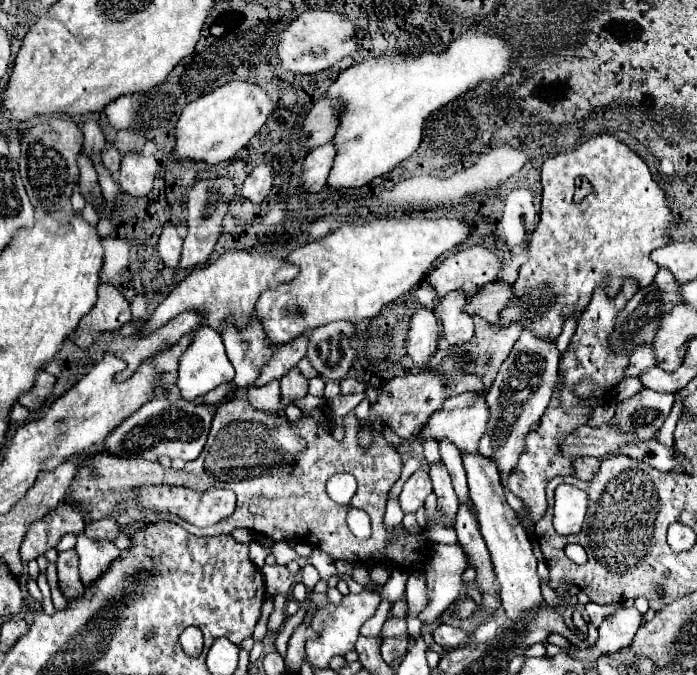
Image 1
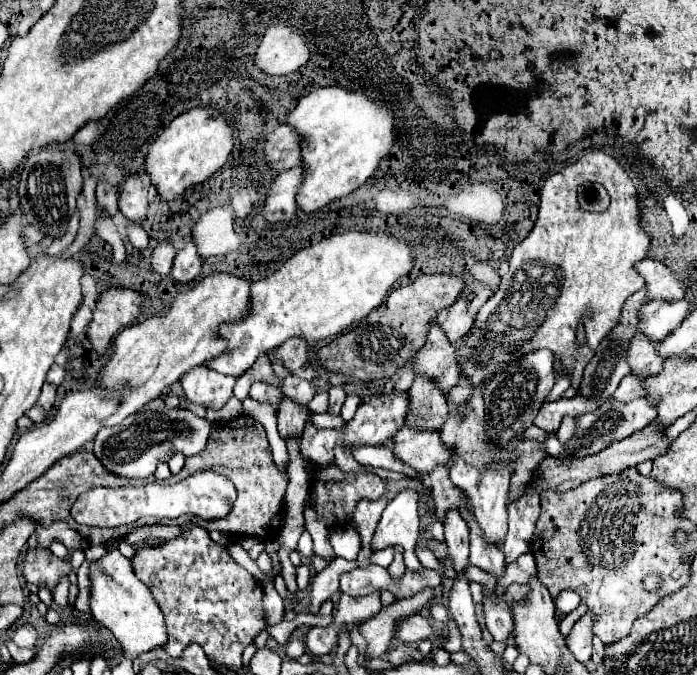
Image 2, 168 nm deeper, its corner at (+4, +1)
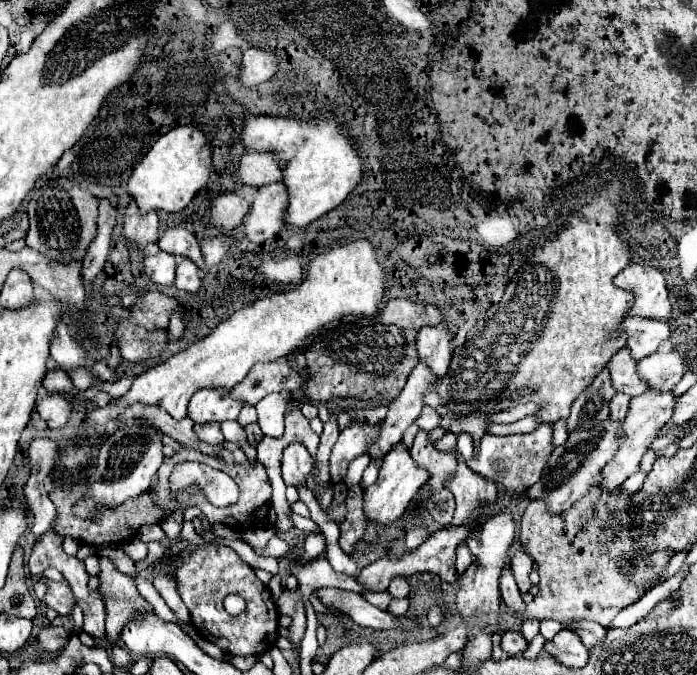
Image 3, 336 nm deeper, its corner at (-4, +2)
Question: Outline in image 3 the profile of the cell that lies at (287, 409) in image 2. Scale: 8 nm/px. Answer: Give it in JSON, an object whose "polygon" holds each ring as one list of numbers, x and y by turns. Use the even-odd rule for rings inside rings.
{"polygon":[[292,442,284,448,282,458,282,480,288,486,306,486,306,478,312,472,312,456,300,442]]}

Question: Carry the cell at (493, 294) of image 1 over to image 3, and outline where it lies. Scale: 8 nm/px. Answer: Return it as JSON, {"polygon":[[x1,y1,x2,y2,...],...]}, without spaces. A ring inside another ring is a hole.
{"polygon":[[444,324,420,328,416,336,418,360,424,362,436,378,442,378,450,364,450,332]]}

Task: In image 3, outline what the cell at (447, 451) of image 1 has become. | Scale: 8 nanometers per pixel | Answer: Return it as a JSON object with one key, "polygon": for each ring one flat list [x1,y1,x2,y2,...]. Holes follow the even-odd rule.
{"polygon":[[506,566,502,570,502,576,500,576,500,594,502,594,502,600,504,604,518,616,524,614,524,600,518,592,518,586,514,582,514,576,512,576,512,570,510,566]]}

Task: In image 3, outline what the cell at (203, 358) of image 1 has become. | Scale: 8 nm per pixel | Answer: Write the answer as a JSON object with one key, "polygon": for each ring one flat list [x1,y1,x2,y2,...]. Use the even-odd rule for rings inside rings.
{"polygon":[[198,390,188,404,188,418,194,424,236,420,240,414,240,402,230,396,230,390]]}

